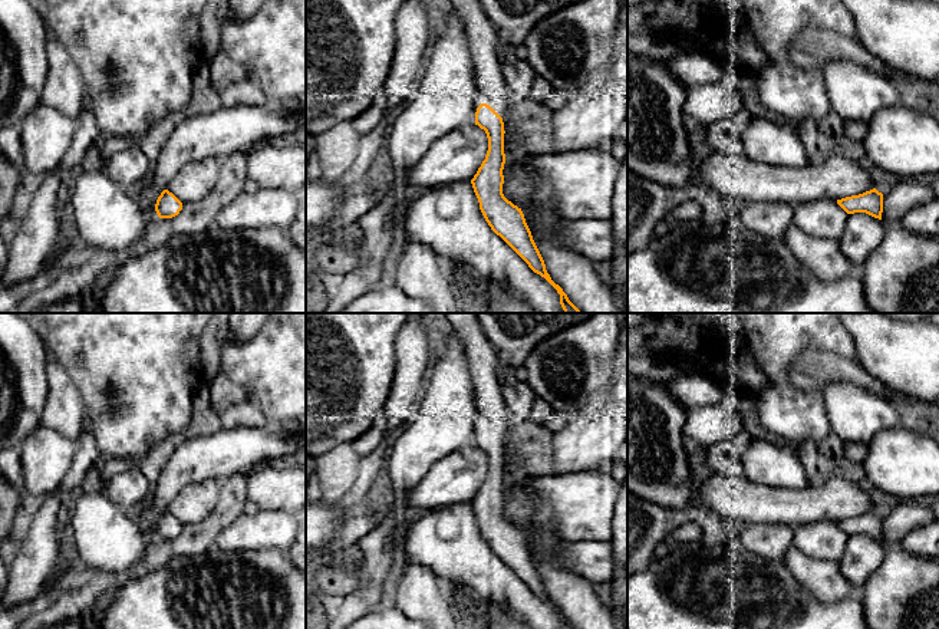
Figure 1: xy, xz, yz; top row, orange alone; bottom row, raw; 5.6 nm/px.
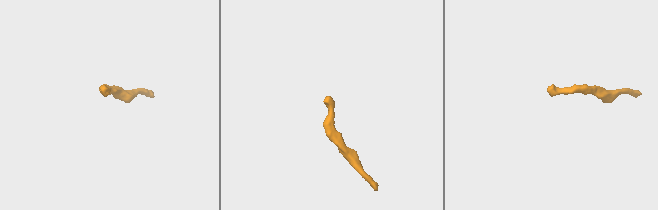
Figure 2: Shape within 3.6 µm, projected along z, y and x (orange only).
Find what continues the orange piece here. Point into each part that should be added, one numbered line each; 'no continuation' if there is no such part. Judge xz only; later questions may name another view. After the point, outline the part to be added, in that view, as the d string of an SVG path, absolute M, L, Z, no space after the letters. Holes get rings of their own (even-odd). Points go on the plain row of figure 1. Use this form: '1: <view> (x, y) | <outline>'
1: xz (483, 358) | M444 313L444 317L464 340L480 418L503 439L513 421L500 393L497 350L487 339L475 313Z

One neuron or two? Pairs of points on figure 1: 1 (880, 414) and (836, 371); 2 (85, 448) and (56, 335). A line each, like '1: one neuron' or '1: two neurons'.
1: two neurons
2: two neurons

